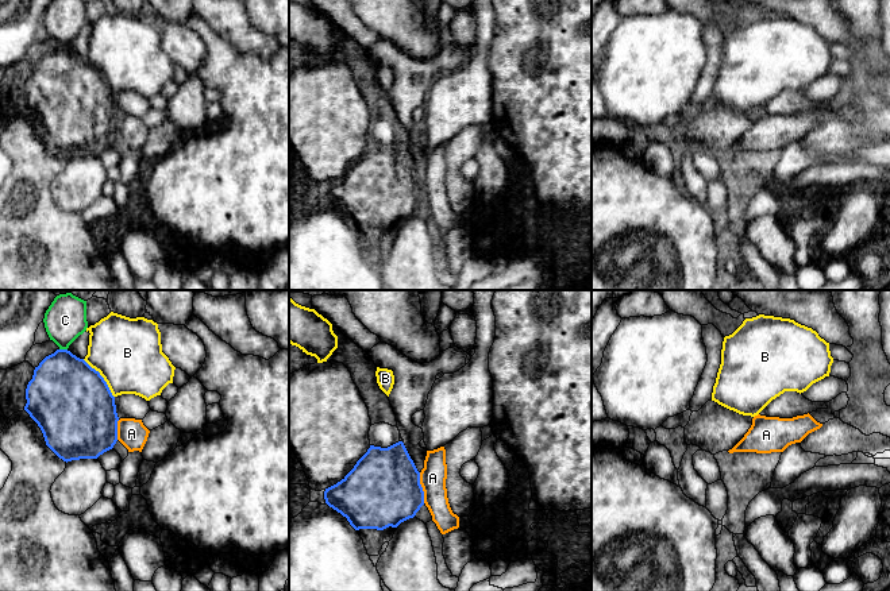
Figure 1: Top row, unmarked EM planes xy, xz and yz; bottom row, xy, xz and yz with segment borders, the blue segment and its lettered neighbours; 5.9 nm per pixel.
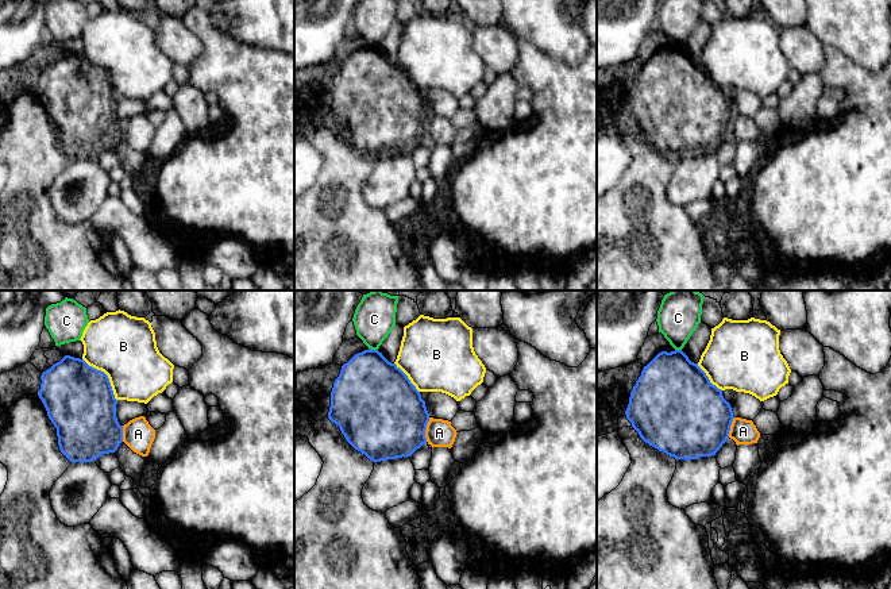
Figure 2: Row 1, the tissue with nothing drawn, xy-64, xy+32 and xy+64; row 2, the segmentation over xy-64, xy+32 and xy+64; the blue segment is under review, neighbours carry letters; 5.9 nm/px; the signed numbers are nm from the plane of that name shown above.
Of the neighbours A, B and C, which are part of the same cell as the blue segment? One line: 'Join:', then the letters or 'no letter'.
Join: no letter

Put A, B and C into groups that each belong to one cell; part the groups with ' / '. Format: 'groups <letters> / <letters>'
groups A / B / C

